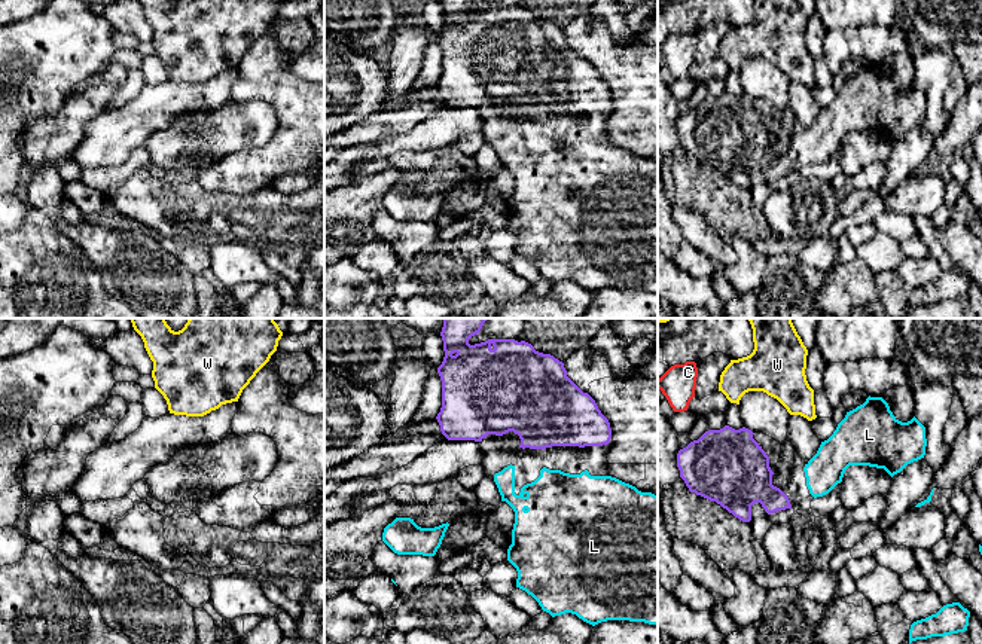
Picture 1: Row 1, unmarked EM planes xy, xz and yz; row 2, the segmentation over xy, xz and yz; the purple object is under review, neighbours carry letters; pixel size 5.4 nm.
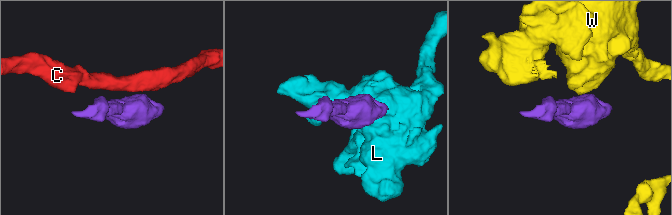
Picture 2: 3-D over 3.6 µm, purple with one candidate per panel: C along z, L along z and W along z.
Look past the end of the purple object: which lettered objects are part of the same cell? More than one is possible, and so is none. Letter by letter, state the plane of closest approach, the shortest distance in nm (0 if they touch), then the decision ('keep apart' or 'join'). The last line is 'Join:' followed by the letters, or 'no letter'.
C: yz | 160 nm | keep apart
L: xz | 100 nm | join
W: yz | 130 nm | keep apart
Join: L

